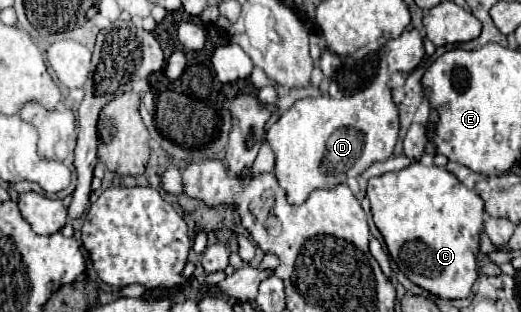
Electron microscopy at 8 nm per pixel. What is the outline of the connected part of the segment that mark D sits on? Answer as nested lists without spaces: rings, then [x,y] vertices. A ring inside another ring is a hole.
[[[403,31],[399,37],[387,41],[379,51],[379,63],[377,63],[377,73],[371,79],[371,83],[343,99],[333,99],[329,95],[319,95],[319,97],[305,97],[299,99],[287,113],[279,117],[277,123],[273,123],[267,131],[267,141],[273,147],[277,165],[275,165],[275,175],[281,183],[281,187],[287,191],[289,203],[303,203],[311,191],[315,189],[329,189],[337,183],[347,181],[347,177],[357,177],[363,173],[371,163],[375,161],[385,161],[393,155],[395,143],[397,143],[397,133],[399,133],[399,109],[395,109],[395,101],[391,101],[391,87],[389,87],[389,77],[399,71],[399,73],[409,73],[413,71],[423,55],[423,39],[419,31]]]

